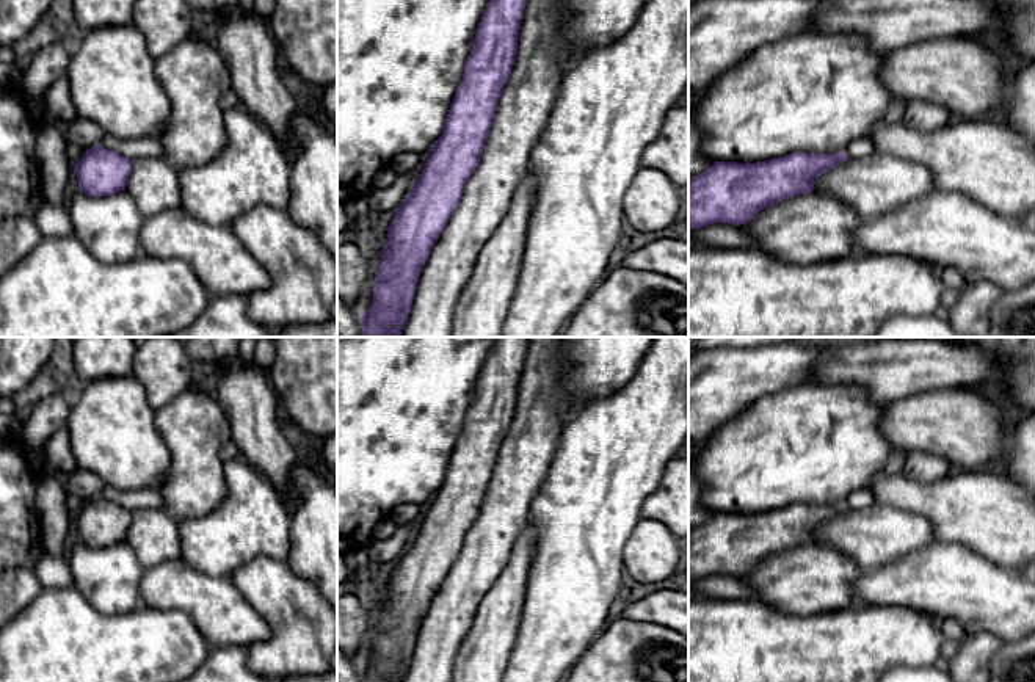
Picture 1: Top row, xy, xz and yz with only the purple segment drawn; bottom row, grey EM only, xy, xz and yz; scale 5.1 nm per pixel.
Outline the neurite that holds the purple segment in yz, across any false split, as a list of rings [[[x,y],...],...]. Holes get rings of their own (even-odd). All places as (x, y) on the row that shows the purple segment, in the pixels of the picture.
[[[792,152],[756,163],[715,161],[701,174],[688,177],[688,229],[701,229],[714,223],[745,224],[775,202],[814,191],[815,179],[847,158],[845,152]]]

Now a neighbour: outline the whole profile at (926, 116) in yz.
[[[908,100],[902,122],[921,130],[921,132],[935,132],[950,122],[950,113],[933,102],[925,100]]]

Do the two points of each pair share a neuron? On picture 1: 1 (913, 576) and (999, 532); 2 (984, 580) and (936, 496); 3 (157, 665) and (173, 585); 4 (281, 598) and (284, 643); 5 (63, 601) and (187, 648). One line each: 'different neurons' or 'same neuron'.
1: different neurons
2: different neurons
3: different neurons
4: same neuron
5: same neuron

